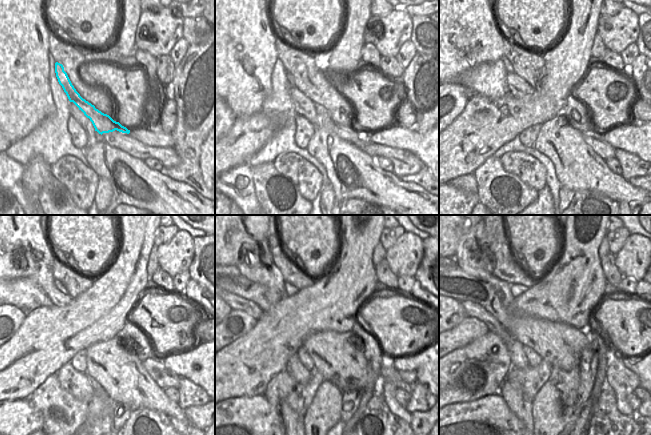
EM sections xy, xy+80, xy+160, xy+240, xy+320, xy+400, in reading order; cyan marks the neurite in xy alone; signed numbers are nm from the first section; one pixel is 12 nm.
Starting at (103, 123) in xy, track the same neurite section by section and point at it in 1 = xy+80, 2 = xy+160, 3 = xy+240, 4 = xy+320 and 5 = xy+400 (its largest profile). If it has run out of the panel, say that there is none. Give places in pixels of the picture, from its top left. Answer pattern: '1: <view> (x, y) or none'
1: xy+80 (358, 136)
2: xy+160 (595, 140)
3: xy+240 (165, 378)
4: xy+320 (388, 373)
5: xy+400 (639, 391)

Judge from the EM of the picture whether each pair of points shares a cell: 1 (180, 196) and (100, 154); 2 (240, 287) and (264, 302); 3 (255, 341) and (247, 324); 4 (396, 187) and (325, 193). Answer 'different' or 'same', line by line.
1: same
2: same
3: different
4: different

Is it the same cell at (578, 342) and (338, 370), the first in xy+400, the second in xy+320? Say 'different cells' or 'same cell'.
same cell

